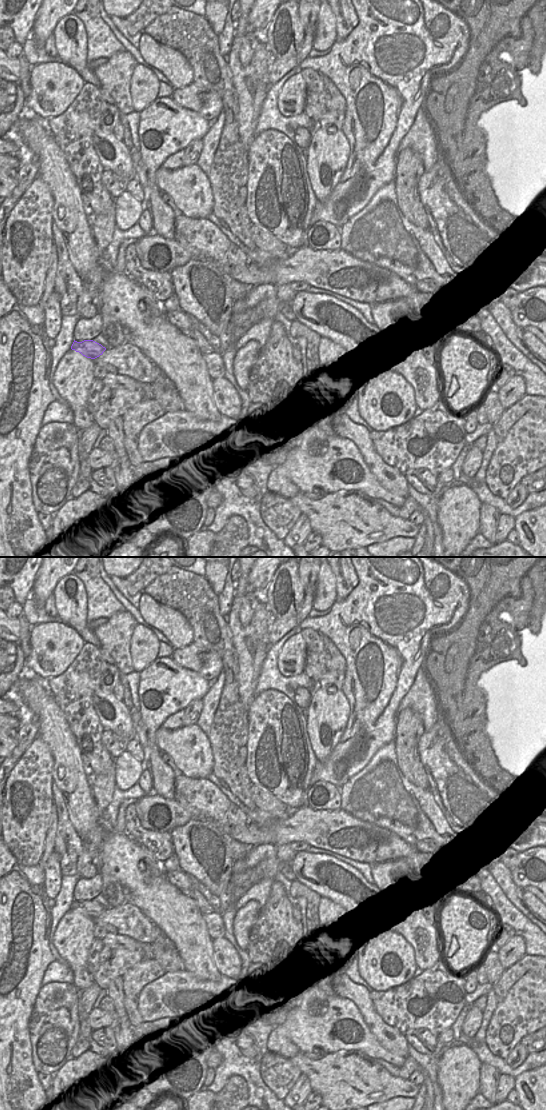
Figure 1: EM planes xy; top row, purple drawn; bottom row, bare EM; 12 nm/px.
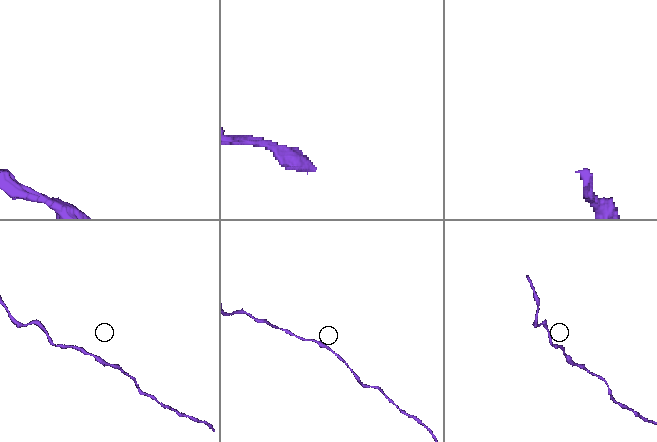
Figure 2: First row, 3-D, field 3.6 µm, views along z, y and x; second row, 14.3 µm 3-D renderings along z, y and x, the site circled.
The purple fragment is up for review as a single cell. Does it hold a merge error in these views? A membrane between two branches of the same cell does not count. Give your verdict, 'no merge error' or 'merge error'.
no merge error

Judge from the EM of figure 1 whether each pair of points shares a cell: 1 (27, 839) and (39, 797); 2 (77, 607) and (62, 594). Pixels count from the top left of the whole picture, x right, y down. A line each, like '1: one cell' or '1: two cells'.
1: one cell
2: one cell

